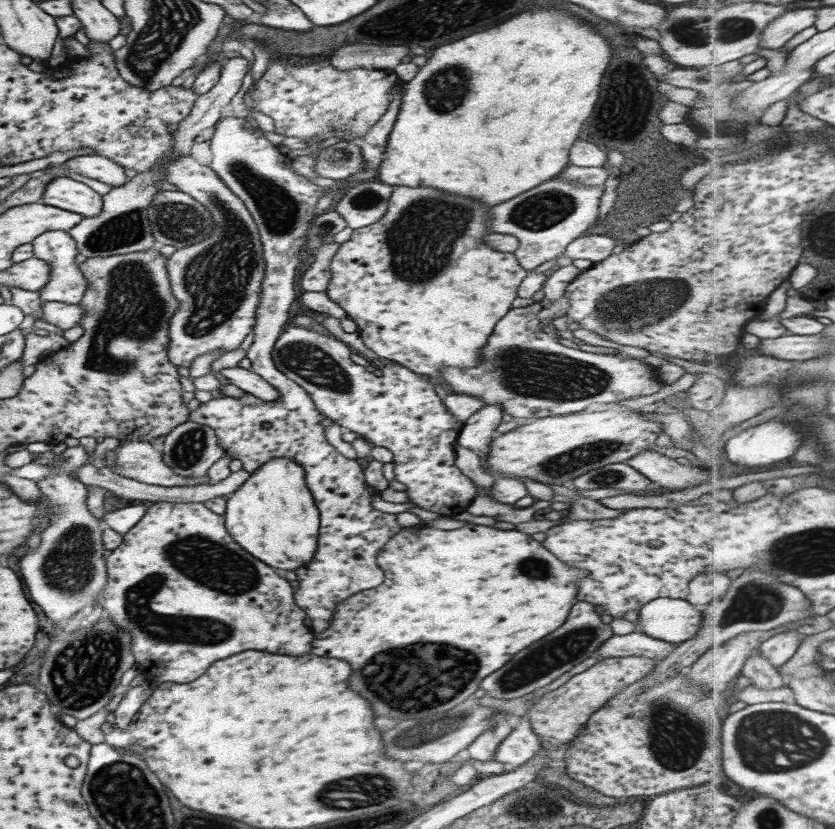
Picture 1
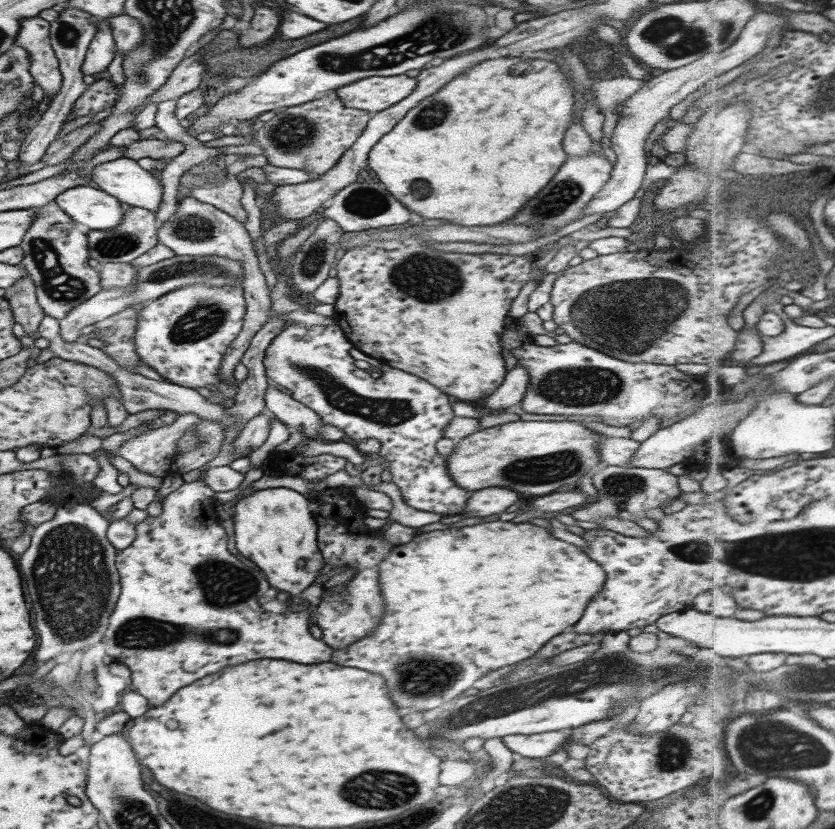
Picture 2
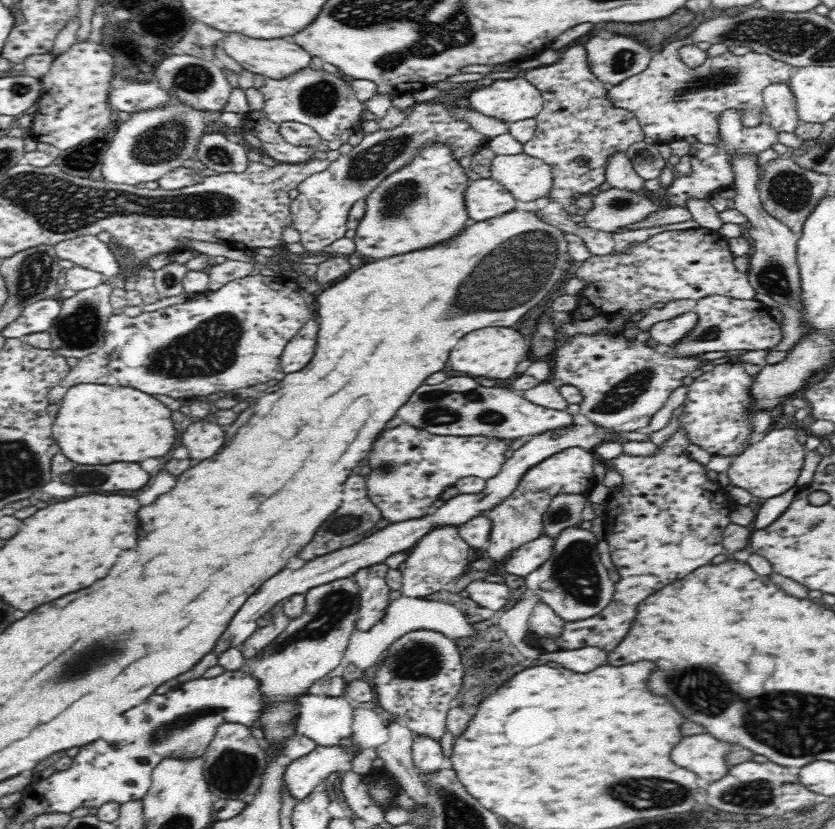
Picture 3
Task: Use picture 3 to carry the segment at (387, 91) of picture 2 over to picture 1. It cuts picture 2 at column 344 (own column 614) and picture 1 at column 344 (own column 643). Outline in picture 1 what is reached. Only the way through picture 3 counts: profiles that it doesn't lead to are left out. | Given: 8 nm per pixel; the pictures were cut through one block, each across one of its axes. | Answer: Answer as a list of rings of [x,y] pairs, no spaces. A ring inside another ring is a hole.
[[[277,56],[253,85],[252,108],[272,118],[276,134],[325,139],[330,130],[339,130],[360,139],[387,110],[393,86],[403,82],[392,70],[335,70],[326,59],[295,66],[286,57]]]

